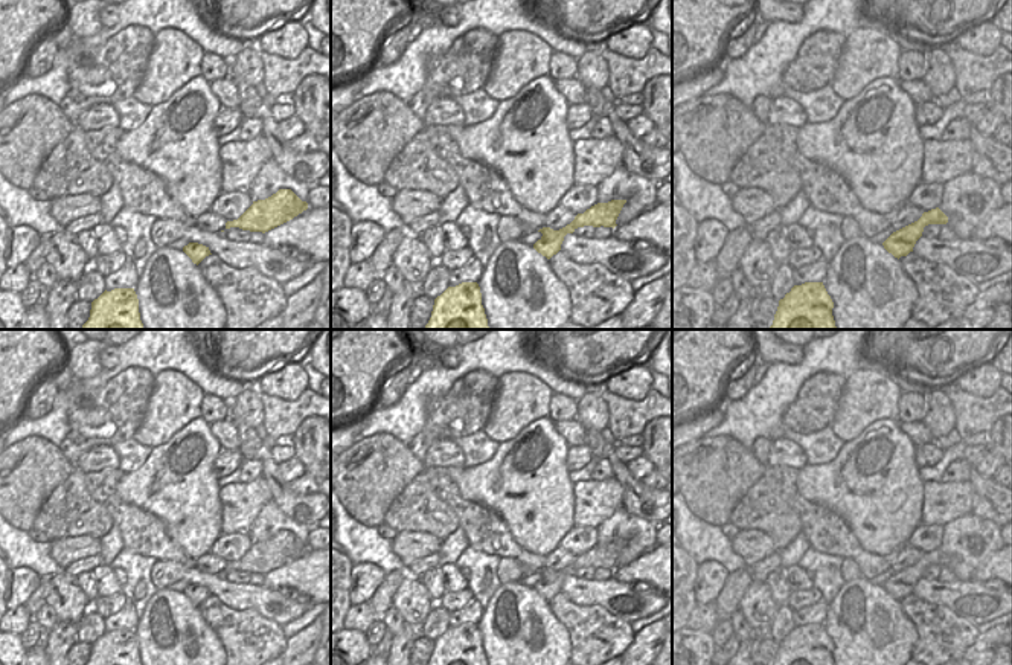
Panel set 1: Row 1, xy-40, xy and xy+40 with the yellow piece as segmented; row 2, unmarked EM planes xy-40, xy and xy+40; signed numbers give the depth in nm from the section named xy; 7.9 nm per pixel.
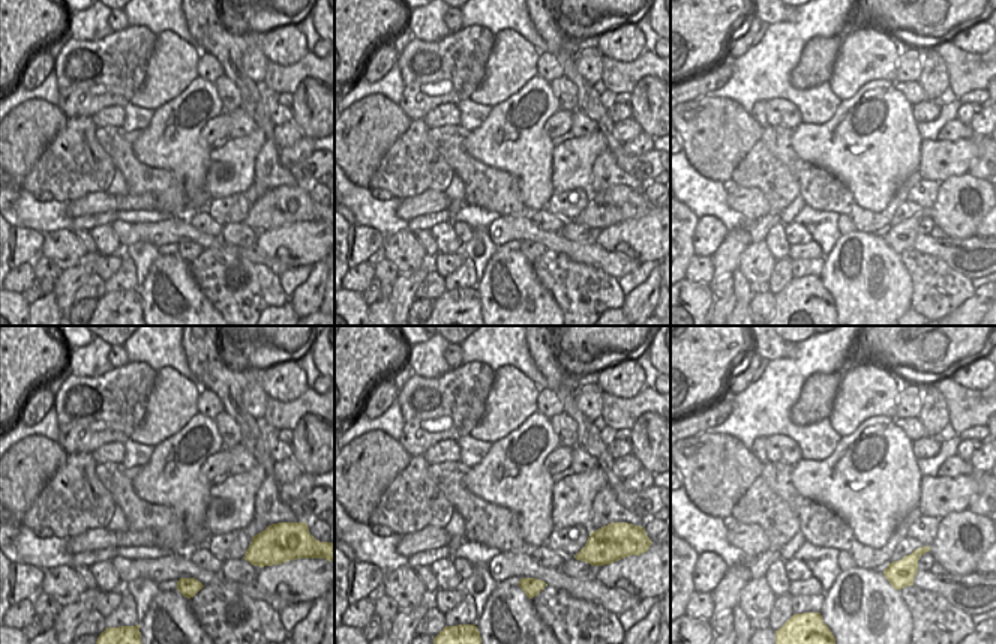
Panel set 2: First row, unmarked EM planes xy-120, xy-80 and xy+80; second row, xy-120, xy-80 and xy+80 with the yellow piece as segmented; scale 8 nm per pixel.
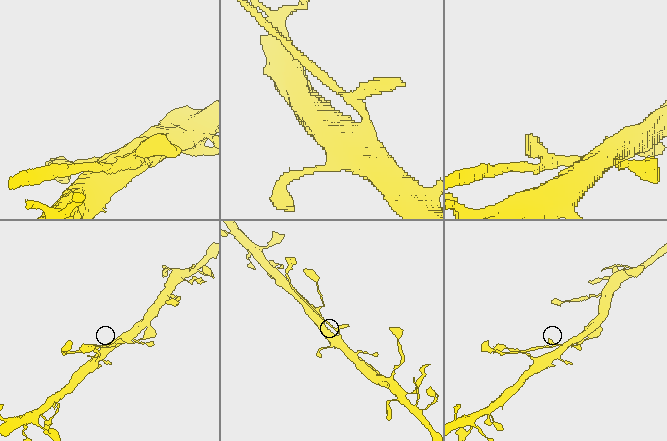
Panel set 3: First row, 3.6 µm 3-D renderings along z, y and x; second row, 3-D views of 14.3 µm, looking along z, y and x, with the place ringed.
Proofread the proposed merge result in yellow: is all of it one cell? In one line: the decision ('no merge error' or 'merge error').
merge error

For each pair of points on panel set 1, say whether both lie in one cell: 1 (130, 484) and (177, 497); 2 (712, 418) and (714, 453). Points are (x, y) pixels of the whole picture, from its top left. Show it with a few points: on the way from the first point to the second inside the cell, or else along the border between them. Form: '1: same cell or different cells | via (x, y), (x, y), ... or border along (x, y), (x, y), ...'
1: same cell | via (142, 493), (148, 499), (165, 496)
2: different cells | border along (704, 435), (688, 444)

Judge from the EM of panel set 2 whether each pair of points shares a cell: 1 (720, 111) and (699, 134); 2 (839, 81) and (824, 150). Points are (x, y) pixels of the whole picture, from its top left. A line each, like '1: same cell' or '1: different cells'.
1: same cell
2: different cells

